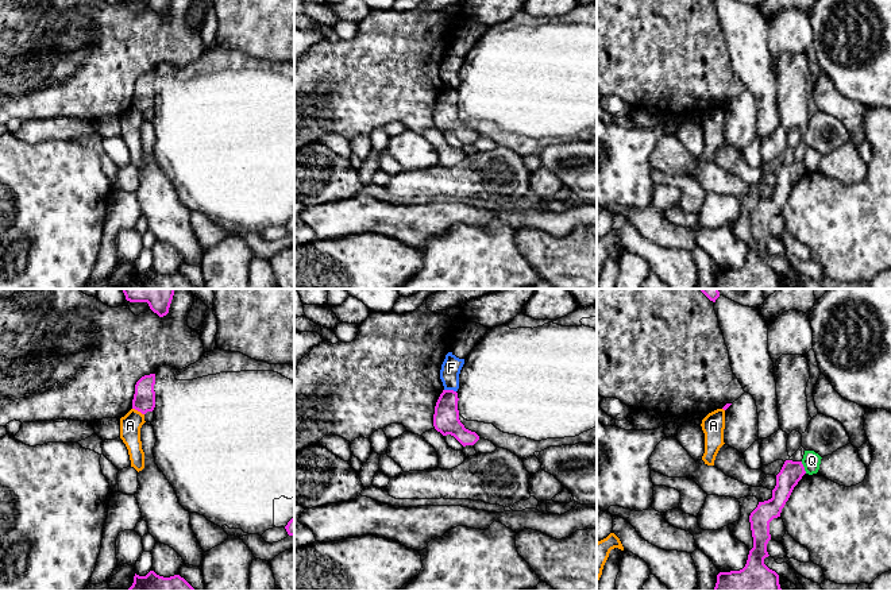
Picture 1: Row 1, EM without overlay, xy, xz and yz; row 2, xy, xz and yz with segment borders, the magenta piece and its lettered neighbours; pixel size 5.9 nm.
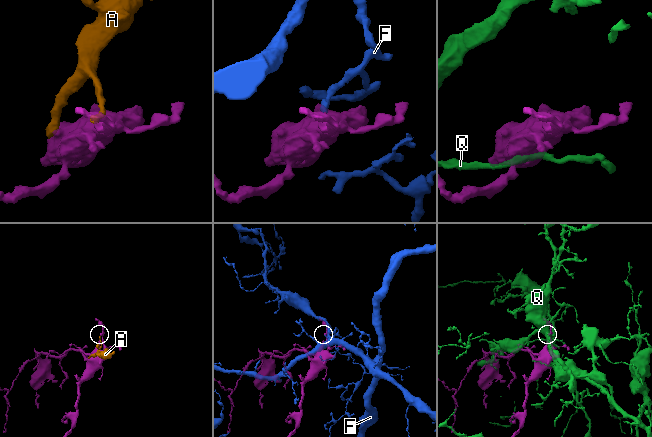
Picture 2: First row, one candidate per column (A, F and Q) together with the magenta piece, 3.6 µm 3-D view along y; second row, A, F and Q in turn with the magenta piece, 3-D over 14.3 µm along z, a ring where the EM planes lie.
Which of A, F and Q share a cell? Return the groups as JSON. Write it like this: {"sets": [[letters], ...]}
{"sets": [["A"], ["F"], ["Q"]]}

